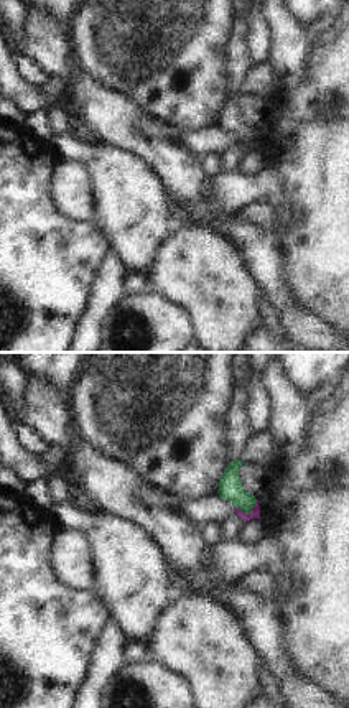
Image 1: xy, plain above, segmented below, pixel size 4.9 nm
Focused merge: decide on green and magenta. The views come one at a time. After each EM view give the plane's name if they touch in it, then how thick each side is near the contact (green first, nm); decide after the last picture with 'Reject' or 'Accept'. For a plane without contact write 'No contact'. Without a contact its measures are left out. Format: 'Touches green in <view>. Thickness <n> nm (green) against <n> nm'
Touches green in xy. Thickness 120 nm (green) against 50 nm.

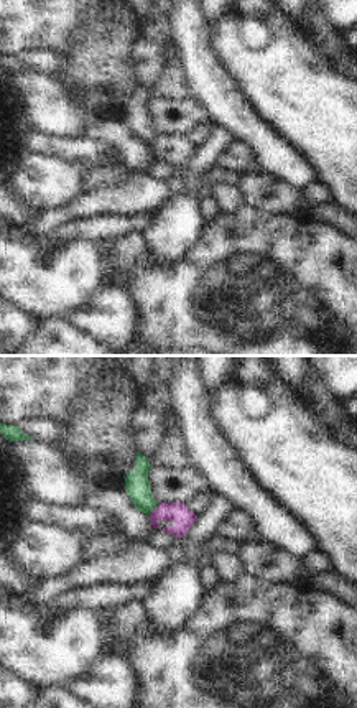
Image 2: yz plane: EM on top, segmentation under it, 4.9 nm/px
Touches green in yz. Thickness 120 nm (green) against 100 nm.

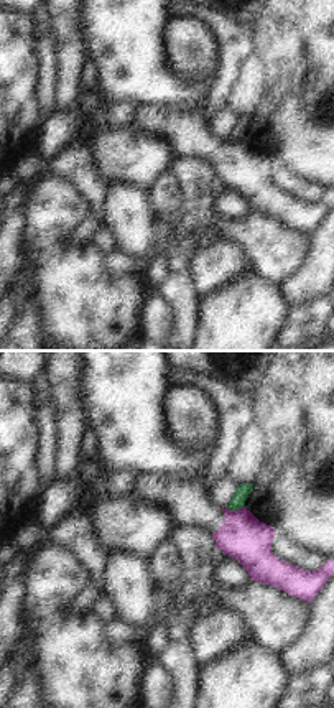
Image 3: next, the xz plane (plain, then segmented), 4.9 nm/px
Touches green in xz. Thickness 70 nm (green) against 220 nm.

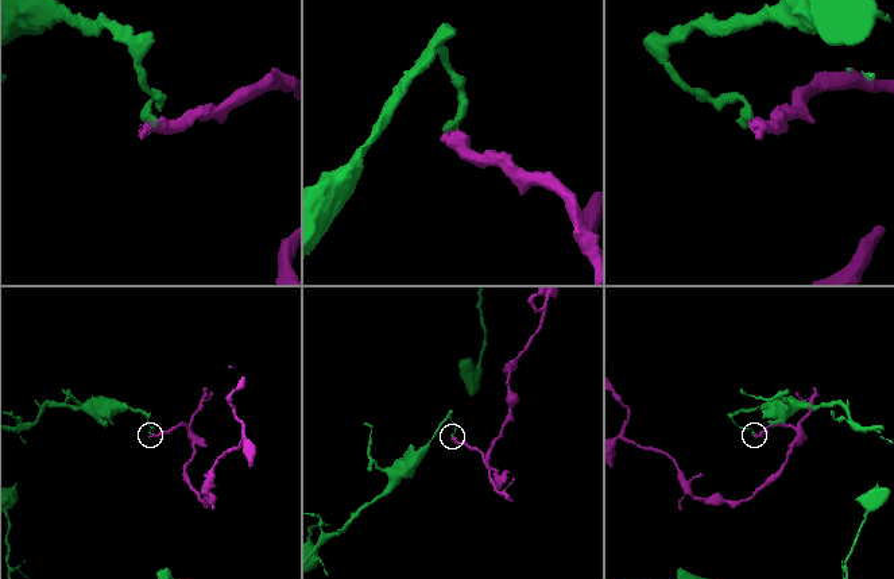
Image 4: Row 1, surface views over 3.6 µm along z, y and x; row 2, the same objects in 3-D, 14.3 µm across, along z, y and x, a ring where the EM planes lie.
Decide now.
Reject.

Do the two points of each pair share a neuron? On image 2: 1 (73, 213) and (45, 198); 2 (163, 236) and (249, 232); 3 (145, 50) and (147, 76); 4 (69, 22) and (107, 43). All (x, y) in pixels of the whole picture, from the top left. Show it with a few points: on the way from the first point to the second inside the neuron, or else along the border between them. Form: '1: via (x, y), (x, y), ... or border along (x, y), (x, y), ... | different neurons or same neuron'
1: border along (81, 193), (71, 201), (41, 213) | different neurons
2: border along (206, 224), (199, 241), (175, 262) | different neurons
3: via (147, 56), (147, 69) | same neuron
4: border along (89, 17), (83, 35), (71, 46), (60, 51) | different neurons

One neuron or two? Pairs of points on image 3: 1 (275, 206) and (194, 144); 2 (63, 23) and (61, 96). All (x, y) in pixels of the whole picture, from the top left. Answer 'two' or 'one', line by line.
1: one
2: one

